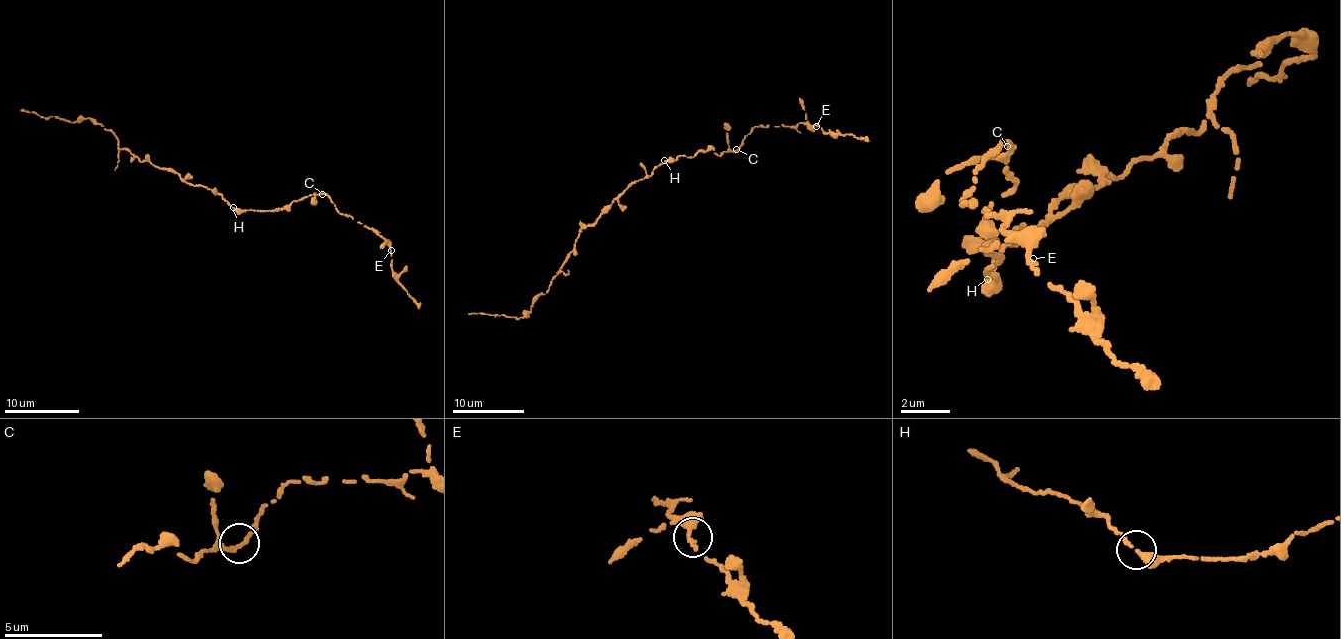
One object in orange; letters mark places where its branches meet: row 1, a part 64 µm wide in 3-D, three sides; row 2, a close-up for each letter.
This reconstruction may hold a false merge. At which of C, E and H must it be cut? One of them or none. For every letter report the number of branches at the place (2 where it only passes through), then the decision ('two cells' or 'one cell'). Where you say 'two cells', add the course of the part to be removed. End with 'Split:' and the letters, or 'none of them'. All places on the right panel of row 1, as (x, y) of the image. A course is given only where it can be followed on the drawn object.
C: 2 | one cell
E: 2 | one cell
H: 2 | one cell
Split: none of them

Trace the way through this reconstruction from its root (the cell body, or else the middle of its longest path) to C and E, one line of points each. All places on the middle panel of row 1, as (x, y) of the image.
C: (656, 168), (682, 155), (690, 158), (712, 148), (720, 156), (736, 149)
E: (656, 168), (712, 148), (718, 156), (733, 152), (760, 125), (816, 126)

